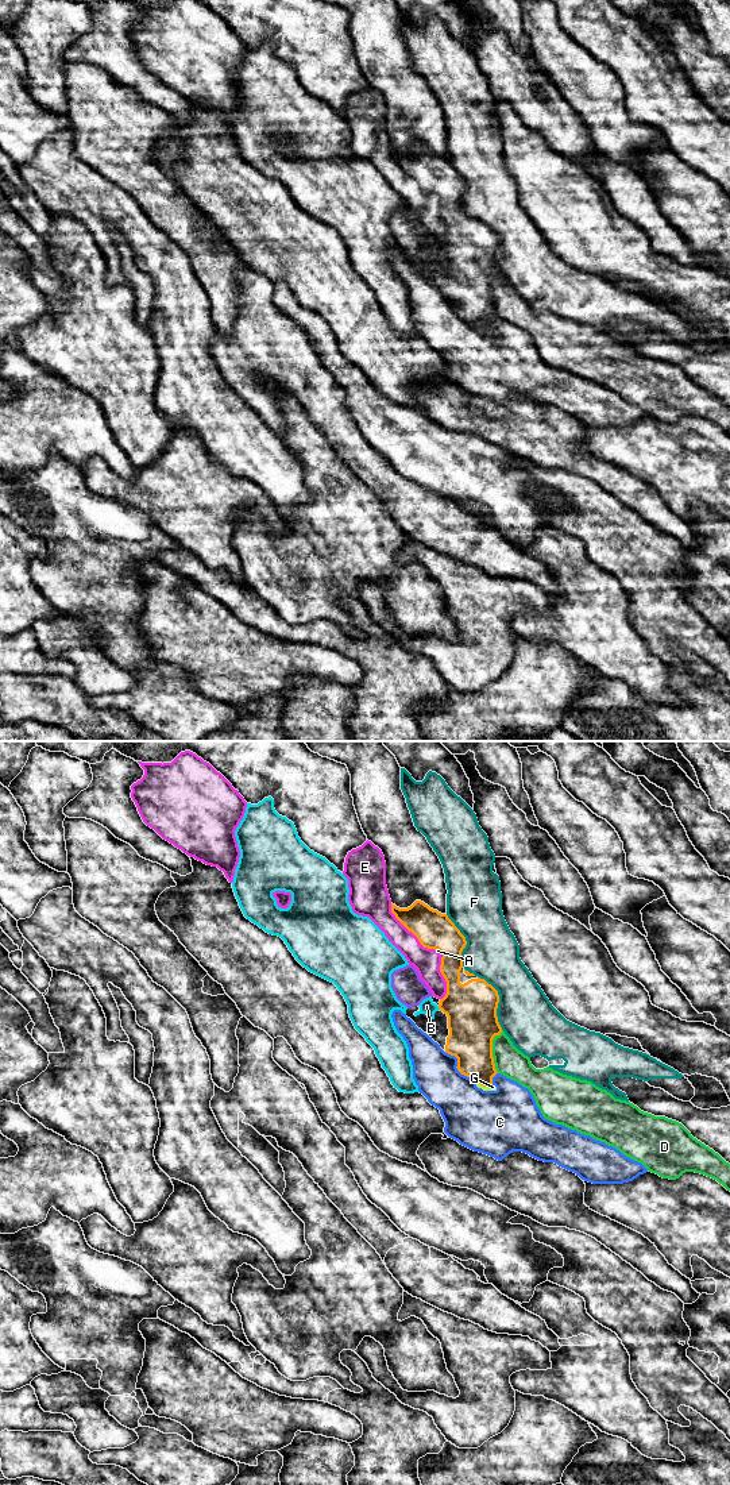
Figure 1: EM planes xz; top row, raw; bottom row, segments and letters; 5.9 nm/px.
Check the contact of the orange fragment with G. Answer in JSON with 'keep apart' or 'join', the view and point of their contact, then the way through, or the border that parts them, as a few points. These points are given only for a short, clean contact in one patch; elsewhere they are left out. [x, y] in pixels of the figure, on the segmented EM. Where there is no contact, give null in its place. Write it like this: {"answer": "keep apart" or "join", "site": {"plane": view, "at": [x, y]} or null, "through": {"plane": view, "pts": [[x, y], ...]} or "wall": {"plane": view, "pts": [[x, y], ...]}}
{"answer": "join", "site": {"plane": "xz", "at": [485, 1086]}}

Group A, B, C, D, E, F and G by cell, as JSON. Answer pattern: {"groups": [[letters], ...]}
{"groups": [["A", "G"], ["B"], ["C"], ["D"], ["E"], ["F"]]}

